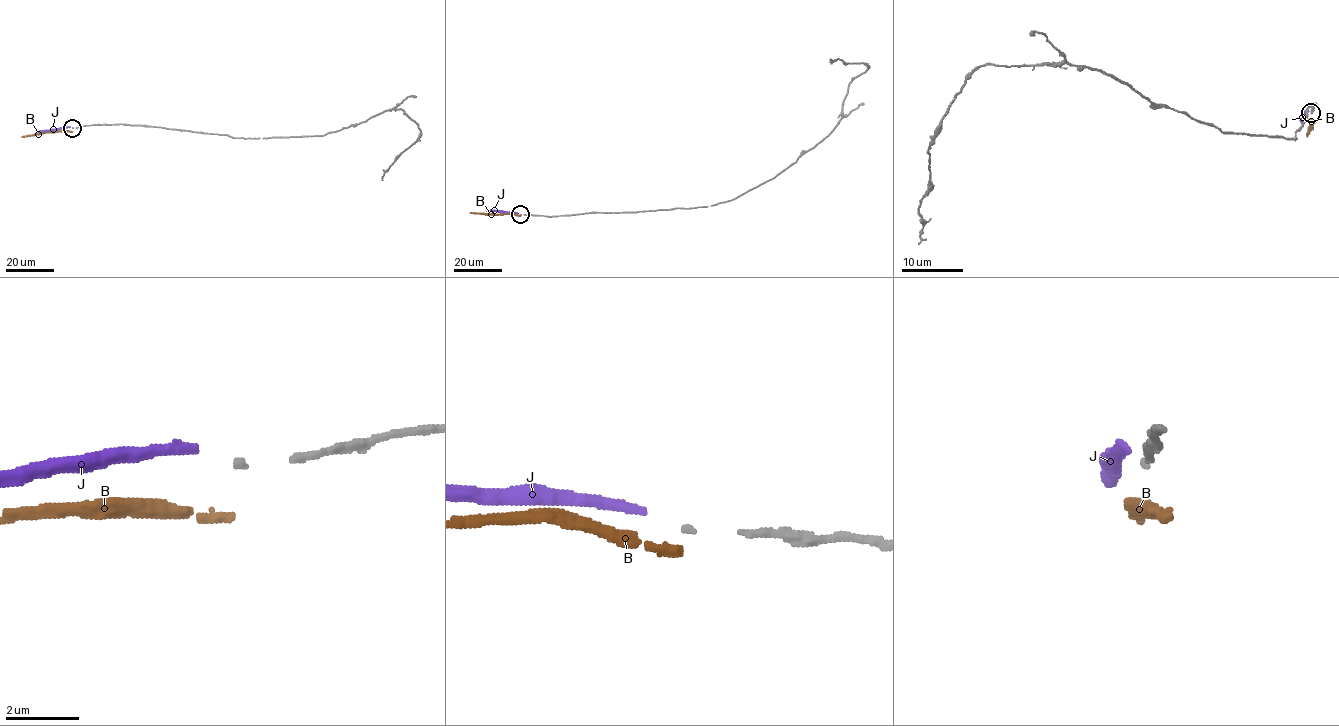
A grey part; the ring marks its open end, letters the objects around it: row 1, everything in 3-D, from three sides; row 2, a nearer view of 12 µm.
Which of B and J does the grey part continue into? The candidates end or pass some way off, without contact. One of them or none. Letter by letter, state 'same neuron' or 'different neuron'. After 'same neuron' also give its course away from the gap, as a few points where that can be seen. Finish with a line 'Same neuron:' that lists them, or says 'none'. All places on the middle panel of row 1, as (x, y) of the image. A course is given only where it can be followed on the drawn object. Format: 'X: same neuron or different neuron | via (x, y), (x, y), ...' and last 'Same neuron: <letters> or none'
B: different neuron
J: different neuron
Same neuron: none

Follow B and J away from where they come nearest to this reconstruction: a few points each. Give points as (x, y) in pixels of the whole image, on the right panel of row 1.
B: (1314, 121), (1309, 121), (1306, 136)
J: (1308, 111), (1302, 118), (1302, 124)

